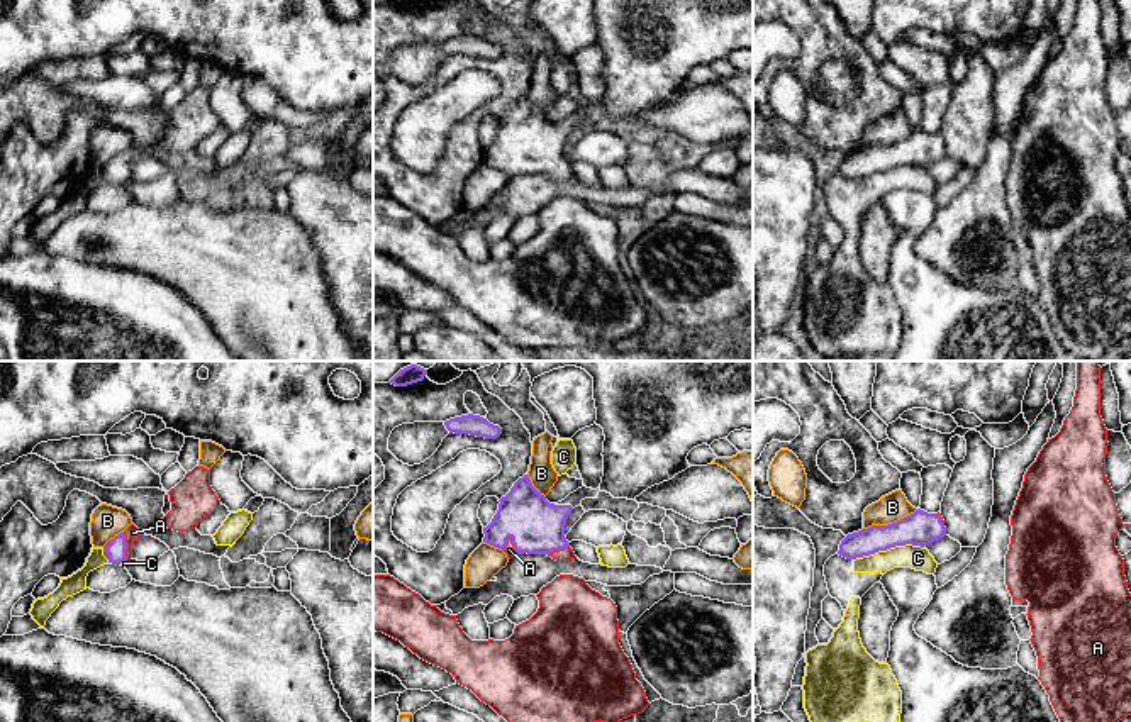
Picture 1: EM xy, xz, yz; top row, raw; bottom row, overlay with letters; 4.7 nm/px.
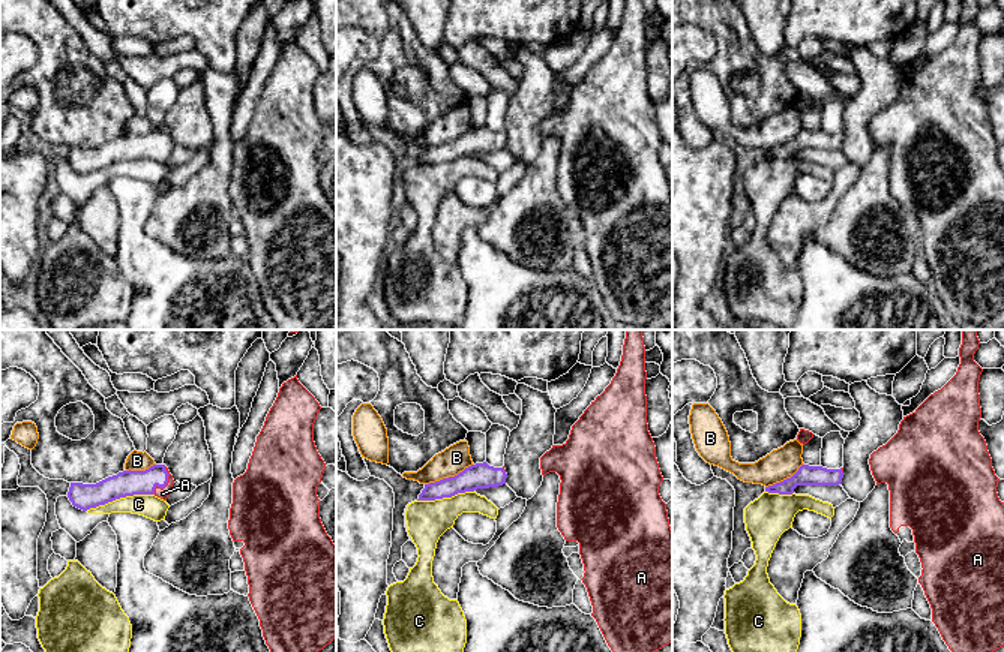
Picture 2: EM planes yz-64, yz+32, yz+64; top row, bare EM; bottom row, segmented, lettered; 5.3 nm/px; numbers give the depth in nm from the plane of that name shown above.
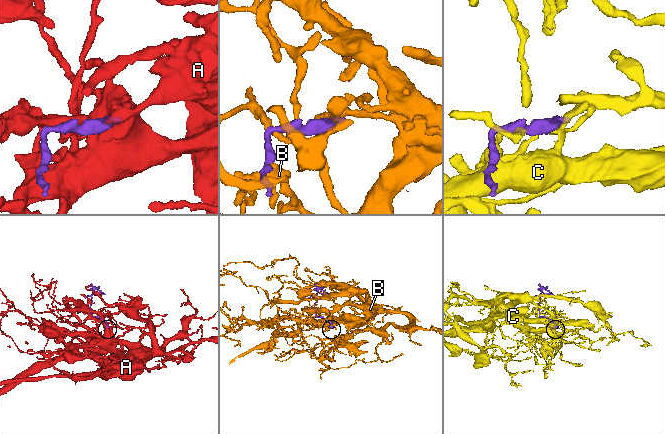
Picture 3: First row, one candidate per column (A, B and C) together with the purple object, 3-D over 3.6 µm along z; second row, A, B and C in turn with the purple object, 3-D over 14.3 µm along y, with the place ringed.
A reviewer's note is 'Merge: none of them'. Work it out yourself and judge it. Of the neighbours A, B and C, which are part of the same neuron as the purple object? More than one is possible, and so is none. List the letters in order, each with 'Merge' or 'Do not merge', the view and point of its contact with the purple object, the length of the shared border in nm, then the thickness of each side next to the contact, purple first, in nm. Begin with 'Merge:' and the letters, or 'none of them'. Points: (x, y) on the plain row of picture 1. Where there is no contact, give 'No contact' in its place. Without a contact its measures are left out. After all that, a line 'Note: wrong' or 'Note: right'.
Merge: A
A: Merge. Touches purple at xy (126, 166). Shared border 130 nm. Thickness 90 nm (purple) against 70 nm
B: Do not merge. Touches purple at yz (891, 144). Shared border 280 nm. Thickness 160 nm (purple) against 140 nm
C: Do not merge. Touches purple at yz (887, 168). Shared border 340 nm. Thickness 160 nm (purple) against 120 nm
Note: wrong

